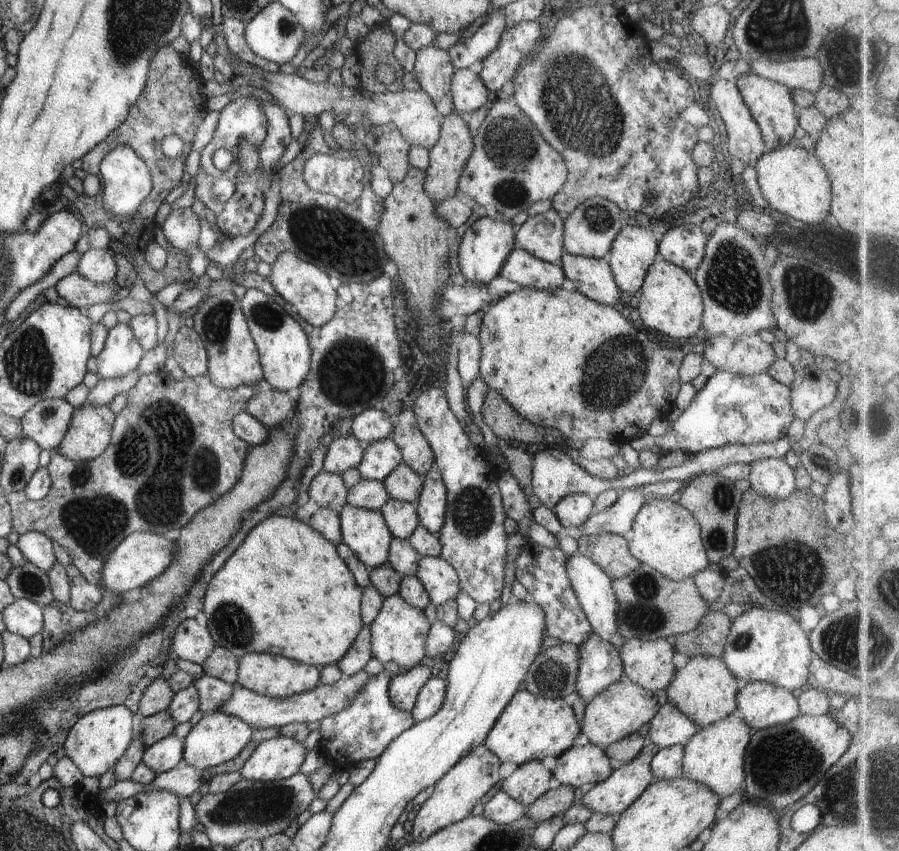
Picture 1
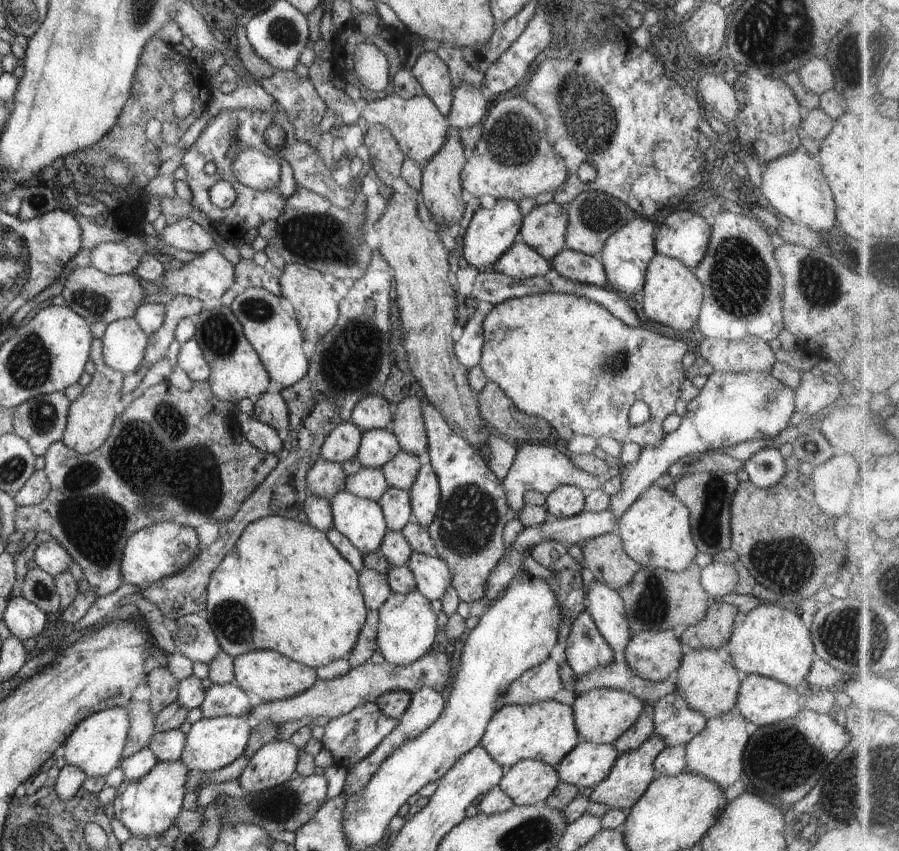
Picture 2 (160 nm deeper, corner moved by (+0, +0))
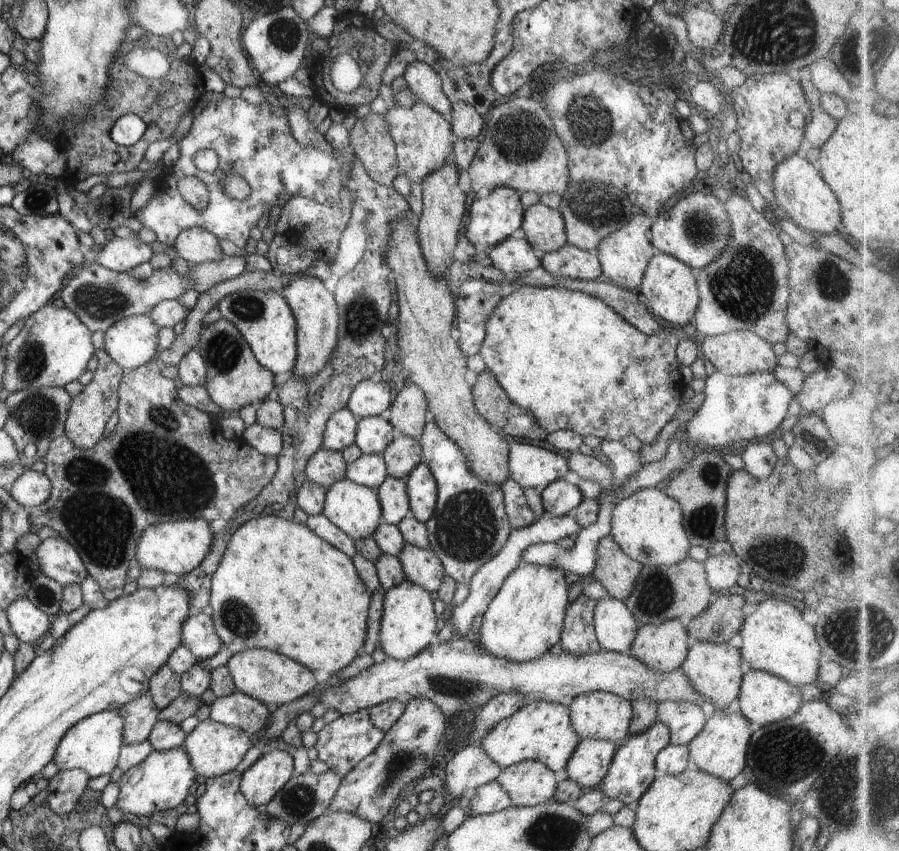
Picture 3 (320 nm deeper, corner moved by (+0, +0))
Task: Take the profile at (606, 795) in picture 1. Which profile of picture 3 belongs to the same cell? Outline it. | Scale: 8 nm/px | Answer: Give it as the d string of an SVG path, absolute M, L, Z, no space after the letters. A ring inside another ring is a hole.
M656 722L644 732L630 735L617 747L612 764L599 788L607 794L609 799L615 798L621 800L625 805L633 807L657 777L655 758L665 746L670 744L669 736L670 729L663 722Z

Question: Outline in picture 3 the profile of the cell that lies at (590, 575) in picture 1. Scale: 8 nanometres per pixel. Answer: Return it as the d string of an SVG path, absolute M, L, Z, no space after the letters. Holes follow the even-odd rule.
M614 597L599 600L593 619L596 638L602 651L631 654L631 644L642 625L624 601Z

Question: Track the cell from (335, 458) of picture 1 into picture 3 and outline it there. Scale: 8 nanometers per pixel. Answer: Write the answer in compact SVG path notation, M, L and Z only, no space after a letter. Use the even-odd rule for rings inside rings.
M346 406L334 412L325 424L323 447L340 451L355 442L359 419Z

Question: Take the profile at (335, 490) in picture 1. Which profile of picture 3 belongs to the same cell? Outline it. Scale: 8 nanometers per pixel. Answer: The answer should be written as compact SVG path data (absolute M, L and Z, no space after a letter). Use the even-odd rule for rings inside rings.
M320 447L306 463L307 478L328 488L334 481L344 478L347 462L340 451Z

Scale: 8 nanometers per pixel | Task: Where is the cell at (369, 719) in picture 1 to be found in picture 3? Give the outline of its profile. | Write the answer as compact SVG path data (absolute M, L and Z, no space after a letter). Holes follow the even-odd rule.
M362 709L347 715L341 715L338 719L325 724L324 728L317 732L317 739L314 748L318 752L318 760L335 770L342 778L348 774L364 757L374 752L385 732L376 728L370 720L369 709Z

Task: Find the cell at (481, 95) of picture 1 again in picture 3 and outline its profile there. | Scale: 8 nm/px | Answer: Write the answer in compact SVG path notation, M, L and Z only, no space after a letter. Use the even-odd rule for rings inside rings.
M460 101L451 103L451 129L458 139L469 141L480 139L485 130L486 119L469 104Z

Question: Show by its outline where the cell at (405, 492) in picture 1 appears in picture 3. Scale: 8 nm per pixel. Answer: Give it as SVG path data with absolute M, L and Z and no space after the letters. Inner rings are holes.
M396 433L395 439L381 452L390 476L406 480L407 476L423 462L422 447L415 438Z

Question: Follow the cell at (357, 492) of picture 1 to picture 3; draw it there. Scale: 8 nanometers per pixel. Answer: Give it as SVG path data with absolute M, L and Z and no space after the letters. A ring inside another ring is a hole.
M362 453L351 463L347 463L345 476L356 484L368 486L378 490L379 486L388 476L386 463L381 454Z

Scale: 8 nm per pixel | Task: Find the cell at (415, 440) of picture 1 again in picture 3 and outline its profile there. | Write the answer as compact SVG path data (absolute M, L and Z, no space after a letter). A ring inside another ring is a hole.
M407 382L394 395L392 404L381 415L392 424L396 433L419 440L427 423L427 408L424 391L414 383Z

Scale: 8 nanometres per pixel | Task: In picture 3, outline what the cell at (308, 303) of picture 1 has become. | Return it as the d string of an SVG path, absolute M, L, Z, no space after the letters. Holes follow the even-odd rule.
M299 274L281 292L292 309L296 321L297 355L293 376L299 381L307 381L316 376L331 359L338 342L339 313L338 303L332 292L316 277Z

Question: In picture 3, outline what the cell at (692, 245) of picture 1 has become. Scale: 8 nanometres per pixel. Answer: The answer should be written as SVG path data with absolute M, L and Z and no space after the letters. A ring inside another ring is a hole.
M698 186L695 192L680 197L674 206L667 205L657 217L656 222L651 223L651 241L654 248L658 252L676 257L695 271L706 268L714 262L727 247L731 238L731 220L725 207L725 200L718 198L712 191L707 191L706 187Z

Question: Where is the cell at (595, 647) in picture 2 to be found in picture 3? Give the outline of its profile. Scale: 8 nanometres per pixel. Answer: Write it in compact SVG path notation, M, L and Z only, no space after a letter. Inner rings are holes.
M582 593L567 606L560 642L564 651L587 655L601 650L593 619L597 604L596 599Z

